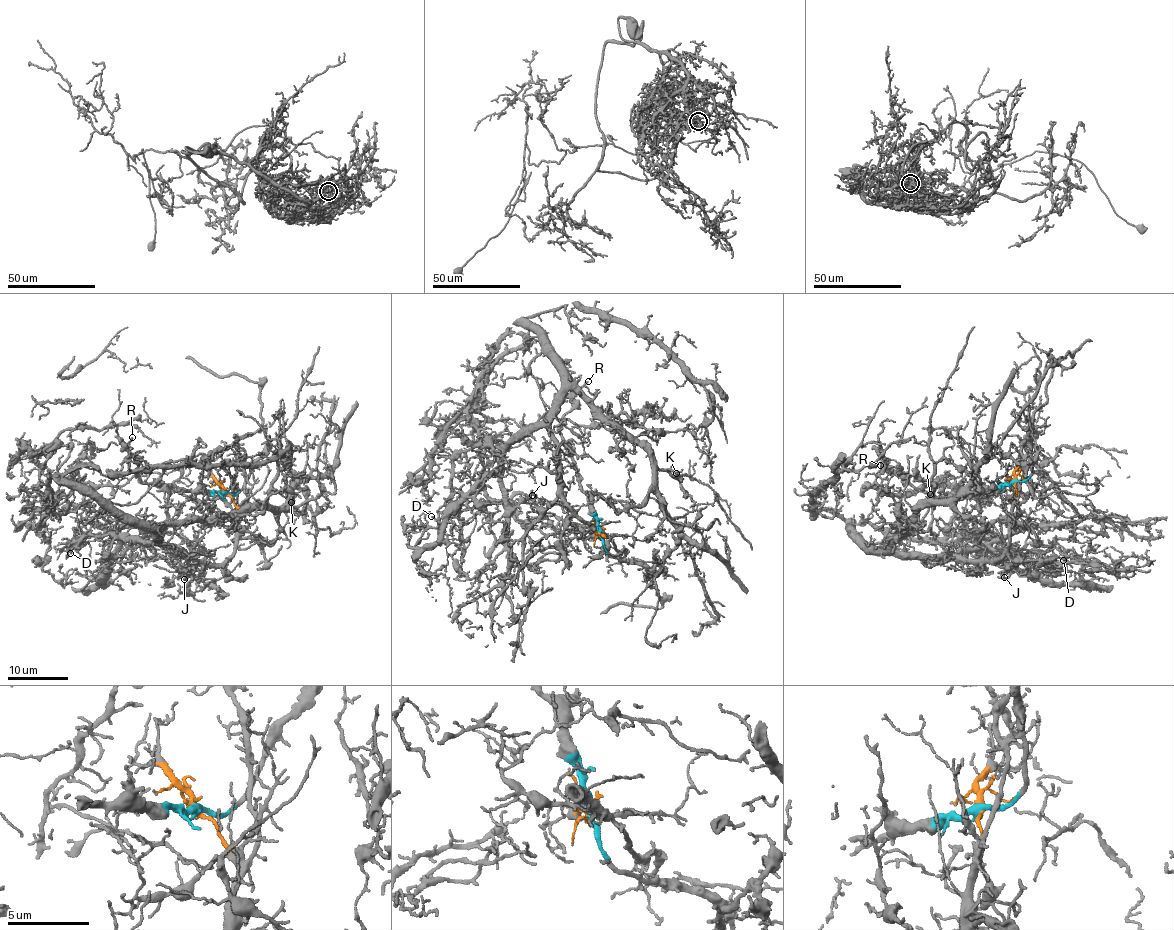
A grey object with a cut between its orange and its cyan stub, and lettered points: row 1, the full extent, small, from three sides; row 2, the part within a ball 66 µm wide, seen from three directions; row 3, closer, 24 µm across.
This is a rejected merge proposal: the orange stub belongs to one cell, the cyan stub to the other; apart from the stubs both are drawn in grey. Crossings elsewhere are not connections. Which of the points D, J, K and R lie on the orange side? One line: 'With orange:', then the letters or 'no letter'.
With orange: D, J, K

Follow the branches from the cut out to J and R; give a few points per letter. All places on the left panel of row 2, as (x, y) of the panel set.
J: (224, 492), (232, 499), (240, 515), (236, 552), (219, 564), (183, 571), (184, 579)
R: (224, 492), (190, 490), (139, 479), (134, 471), (137, 462), (127, 448), (132, 437)

